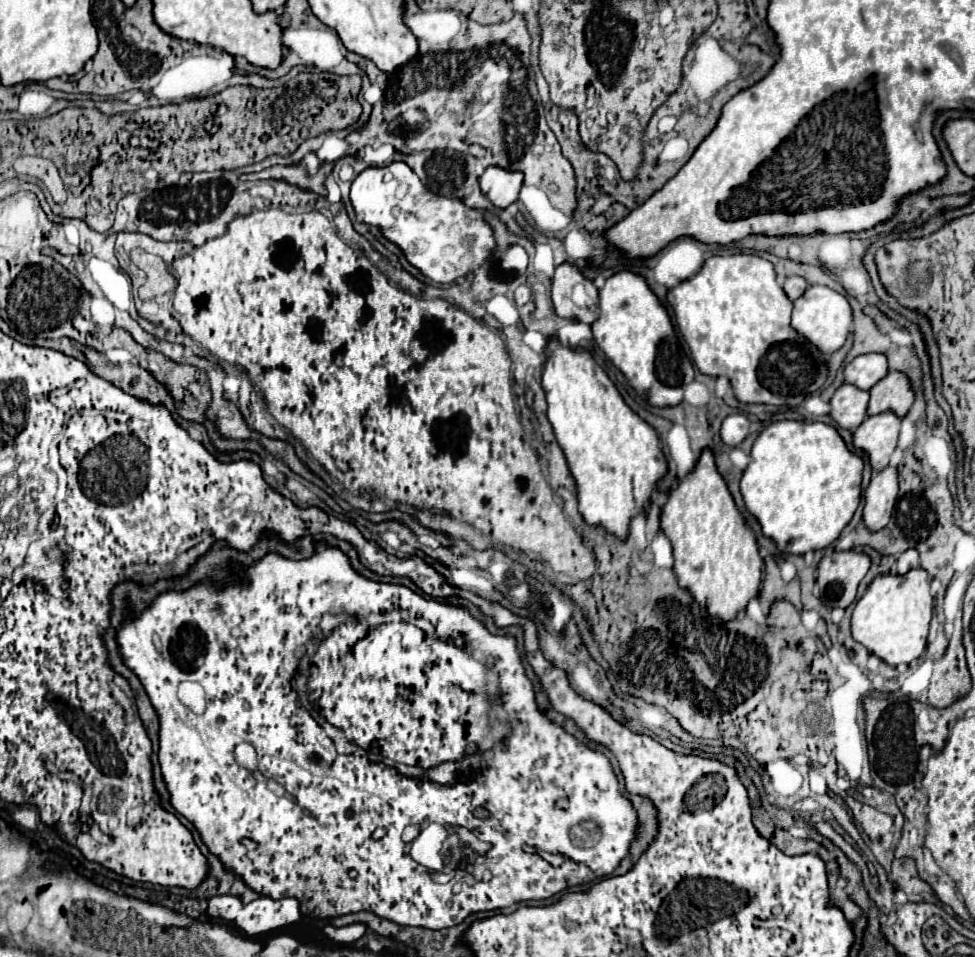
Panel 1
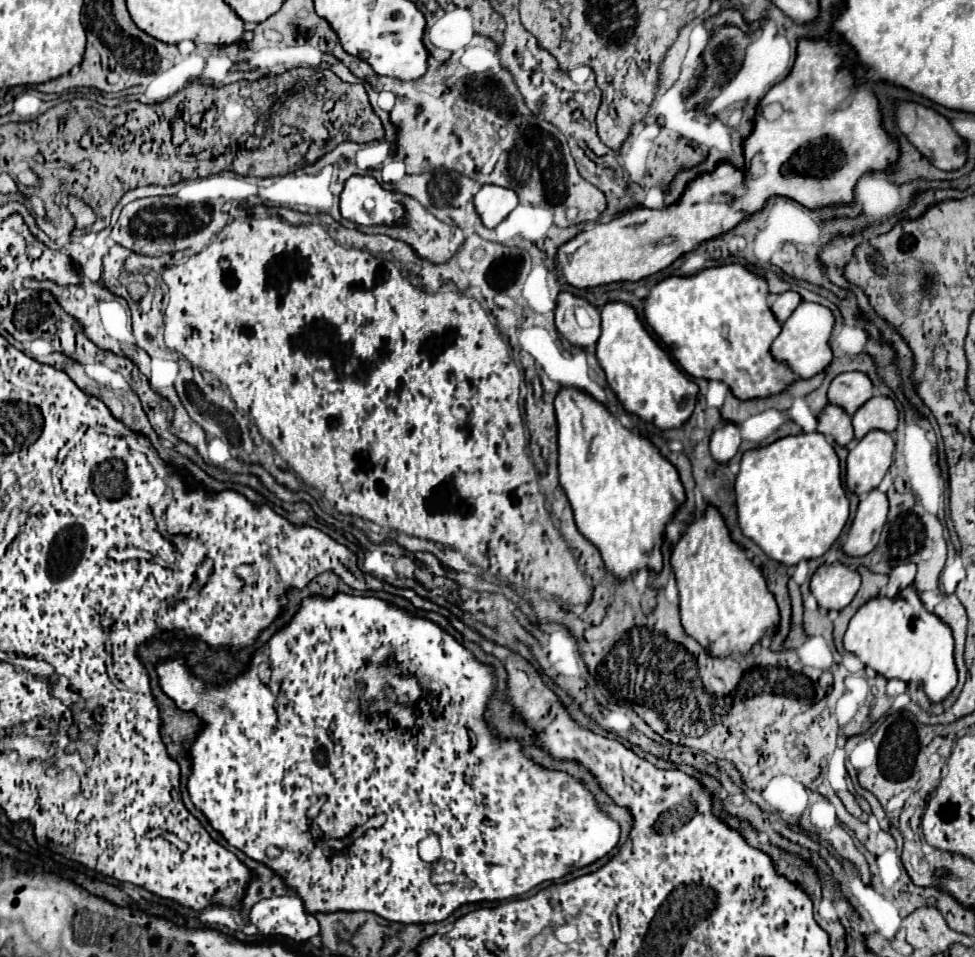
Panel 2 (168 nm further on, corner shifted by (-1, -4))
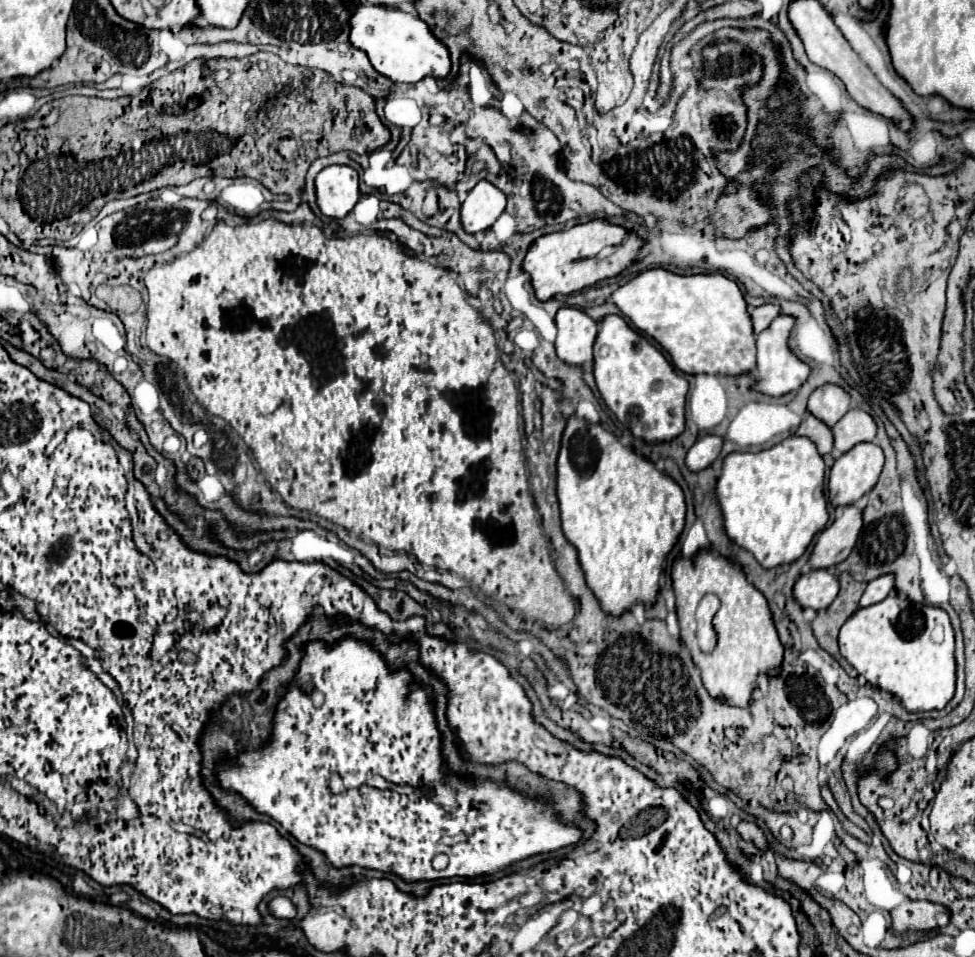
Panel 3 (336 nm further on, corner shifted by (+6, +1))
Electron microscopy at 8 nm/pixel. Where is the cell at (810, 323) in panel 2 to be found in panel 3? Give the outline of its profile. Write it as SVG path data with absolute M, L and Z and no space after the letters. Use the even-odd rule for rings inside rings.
M779 315L769 325L769 329L765 329L763 333L757 335L757 369L749 373L749 377L755 379L755 383L753 383L755 391L771 395L771 397L781 397L785 393L797 391L805 383L805 379L809 375L809 367L803 361L799 361L793 355L793 351L789 351L789 345L787 345L787 339L789 339L793 325L795 325L793 317Z

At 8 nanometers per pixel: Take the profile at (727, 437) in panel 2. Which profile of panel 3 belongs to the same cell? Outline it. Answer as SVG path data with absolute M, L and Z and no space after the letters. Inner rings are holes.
M705 435L705 437L701 437L687 451L687 457L685 457L687 469L693 471L693 473L697 473L697 471L703 471L705 467L709 467L715 461L715 457L719 455L721 445L723 445L723 439L717 437L717 435Z

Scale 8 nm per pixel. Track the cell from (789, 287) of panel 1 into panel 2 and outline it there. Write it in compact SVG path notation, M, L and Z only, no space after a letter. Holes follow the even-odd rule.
M788 290L788 292L778 294L776 300L770 302L770 308L772 308L772 312L776 314L776 318L778 318L780 322L784 322L784 320L794 312L794 308L796 308L800 302L802 302L800 294Z

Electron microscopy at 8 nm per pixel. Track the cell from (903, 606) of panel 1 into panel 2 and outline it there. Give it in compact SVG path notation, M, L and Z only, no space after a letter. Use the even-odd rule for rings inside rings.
M918 592L912 594L912 598L904 598L902 594L896 598L876 596L872 602L866 602L848 624L844 648L888 680L900 678L904 682L924 682L928 698L932 702L940 702L958 682L952 656L954 638L950 628L936 614L926 610Z

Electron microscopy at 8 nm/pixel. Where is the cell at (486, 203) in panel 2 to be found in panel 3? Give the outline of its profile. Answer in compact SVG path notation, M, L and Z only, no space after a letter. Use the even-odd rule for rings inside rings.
M479 181L461 205L463 229L471 235L487 231L505 211L505 203L505 195L495 185L489 181Z

